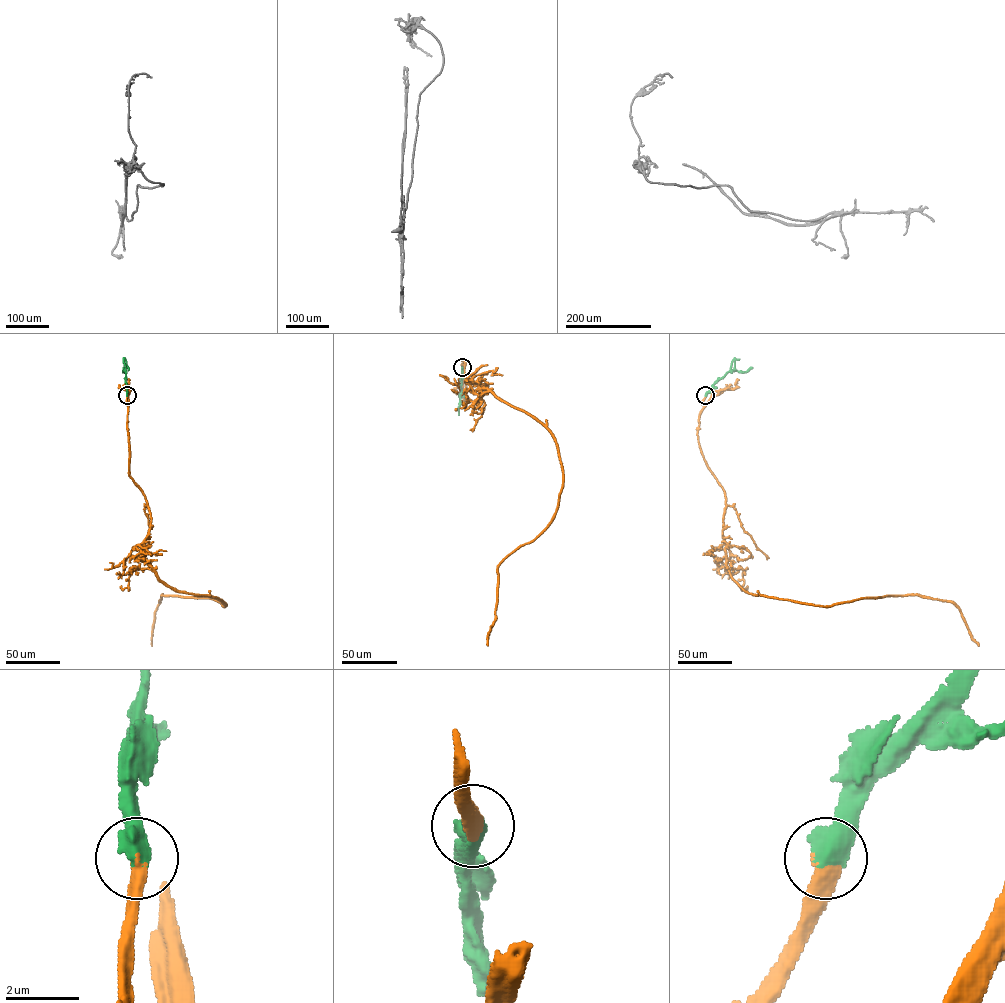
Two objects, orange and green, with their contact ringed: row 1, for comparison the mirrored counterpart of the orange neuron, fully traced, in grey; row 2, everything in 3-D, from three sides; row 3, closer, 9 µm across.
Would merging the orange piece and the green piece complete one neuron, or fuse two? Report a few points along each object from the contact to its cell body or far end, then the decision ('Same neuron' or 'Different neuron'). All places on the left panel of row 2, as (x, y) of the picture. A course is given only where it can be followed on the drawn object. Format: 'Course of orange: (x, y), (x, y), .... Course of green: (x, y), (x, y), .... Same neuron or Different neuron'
Course of orange: (127, 396), (129, 476), (144, 495), (151, 519), (144, 559), (169, 586), (226, 605), (162, 595), (152, 645). Course of green: (127, 396), (124, 358), (128, 370). Same neuron

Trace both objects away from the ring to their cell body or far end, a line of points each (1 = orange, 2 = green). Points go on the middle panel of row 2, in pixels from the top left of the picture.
1: (462, 367), (463, 359), (464, 375), (543, 425), (562, 472), (551, 522), (498, 565), (488, 645)
2: (462, 367), (459, 396), (464, 395)

